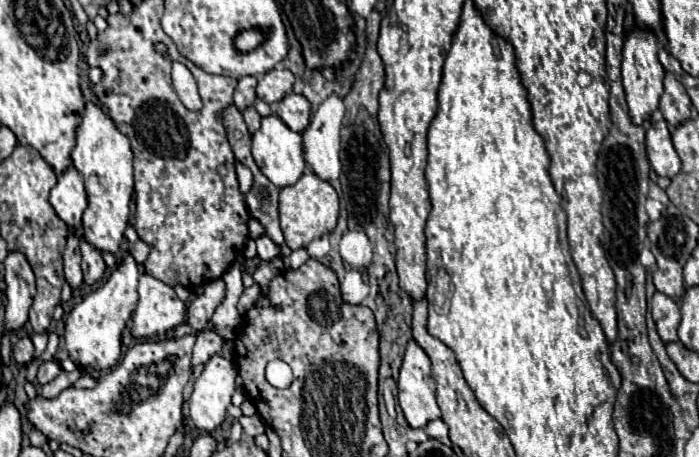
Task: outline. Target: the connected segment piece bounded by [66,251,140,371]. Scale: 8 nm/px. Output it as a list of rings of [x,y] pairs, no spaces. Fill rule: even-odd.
[[[130,251],[110,271],[108,279],[94,289],[80,305],[76,305],[66,321],[66,347],[80,367],[94,367],[98,371],[112,369],[120,359],[120,335],[138,303],[138,263]]]

